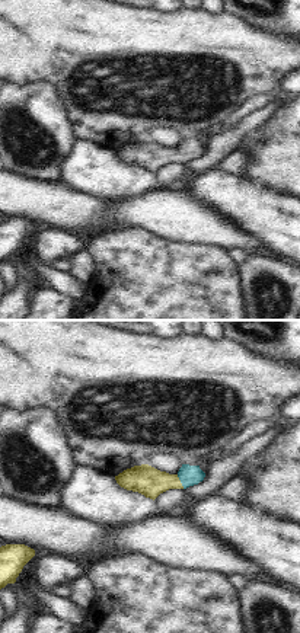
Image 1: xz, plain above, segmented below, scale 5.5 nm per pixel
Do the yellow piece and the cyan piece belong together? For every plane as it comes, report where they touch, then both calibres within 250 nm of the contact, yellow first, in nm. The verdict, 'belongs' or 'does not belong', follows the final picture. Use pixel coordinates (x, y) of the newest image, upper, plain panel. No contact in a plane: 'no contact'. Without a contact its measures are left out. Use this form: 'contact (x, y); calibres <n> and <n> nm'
contact (179, 156); calibres 160 and 110 nm

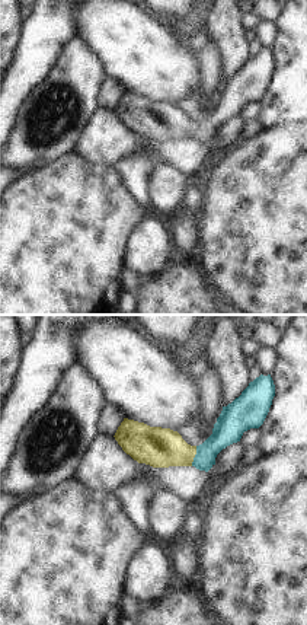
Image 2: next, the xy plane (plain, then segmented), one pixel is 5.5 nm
contact (194, 130); calibres 220 and 160 nm

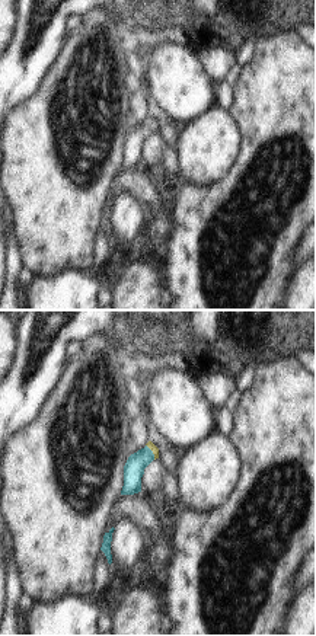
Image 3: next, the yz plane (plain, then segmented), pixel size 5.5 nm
contact (152, 124); calibres 40 and 110 nm

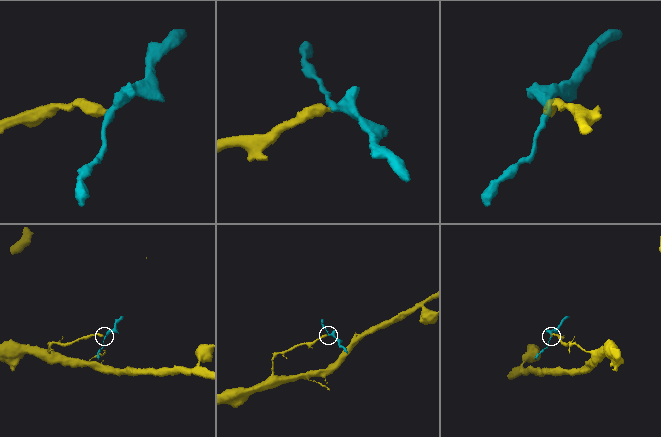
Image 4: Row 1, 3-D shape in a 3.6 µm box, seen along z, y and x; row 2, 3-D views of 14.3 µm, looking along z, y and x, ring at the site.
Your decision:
belongs

